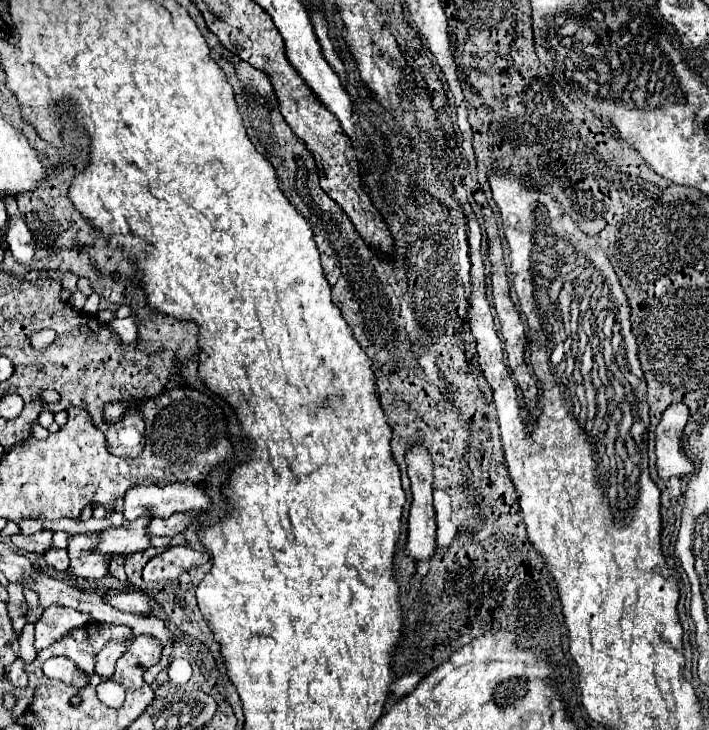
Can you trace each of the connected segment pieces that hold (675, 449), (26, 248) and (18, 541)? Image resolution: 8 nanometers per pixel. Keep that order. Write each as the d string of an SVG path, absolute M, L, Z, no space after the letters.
M675 402L663 412L661 422L655 430L657 472L663 480L693 472L693 462L687 458L681 446L683 428L687 420L689 420L689 408L683 402Z
M9 218L9 228L5 234L9 250L19 264L29 266L35 260L37 248L33 240L33 232L27 228L23 218Z
M39 530L39 532L31 534L31 536L15 534L15 536L11 536L11 542L21 550L27 550L27 552L39 556L39 554L45 554L51 548L53 532L51 530Z

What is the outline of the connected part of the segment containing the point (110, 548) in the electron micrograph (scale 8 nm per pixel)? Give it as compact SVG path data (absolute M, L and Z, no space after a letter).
M143 516L133 522L125 522L121 528L107 528L101 532L97 552L101 554L131 554L147 550L151 546L151 536L147 532L151 518Z

